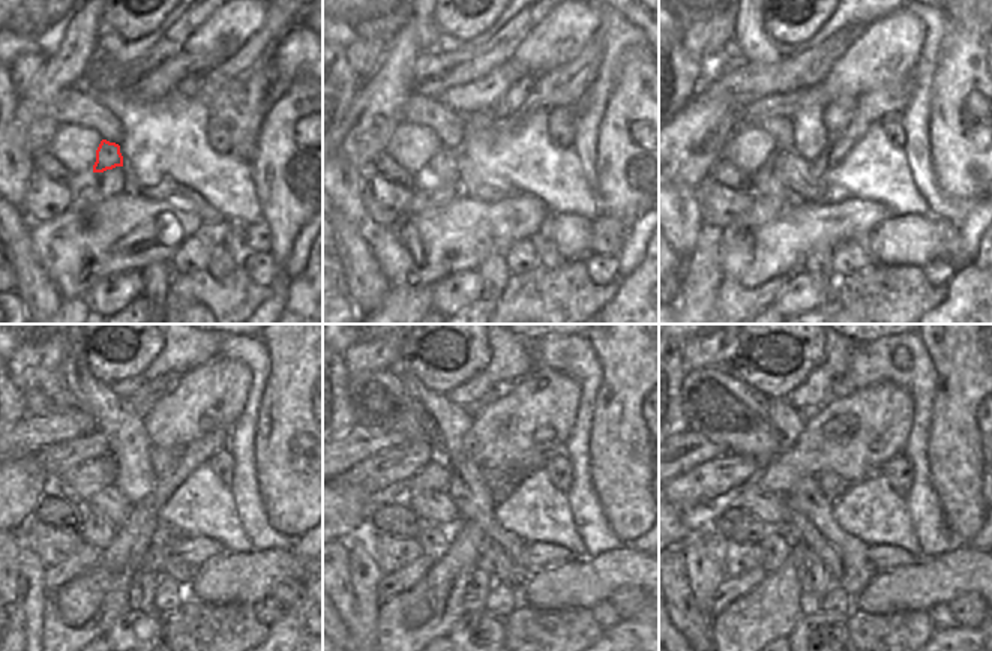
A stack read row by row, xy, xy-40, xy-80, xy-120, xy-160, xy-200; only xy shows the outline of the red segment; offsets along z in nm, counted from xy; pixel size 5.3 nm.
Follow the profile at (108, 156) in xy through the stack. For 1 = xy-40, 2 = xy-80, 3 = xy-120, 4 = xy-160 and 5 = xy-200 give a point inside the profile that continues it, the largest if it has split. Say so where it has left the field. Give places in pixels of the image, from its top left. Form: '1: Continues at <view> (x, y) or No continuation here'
1: Continues at xy-40 (444, 167)
2: Continues at xy-80 (766, 183)
3: Continues at xy-120 (95, 531)
4: Continues at xy-160 (434, 539)
5: Continues at xy-200 (775, 546).

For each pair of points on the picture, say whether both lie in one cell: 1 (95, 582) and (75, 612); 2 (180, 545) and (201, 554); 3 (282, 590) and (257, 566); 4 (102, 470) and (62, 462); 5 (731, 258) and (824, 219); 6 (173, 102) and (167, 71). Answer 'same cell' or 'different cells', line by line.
1: same cell
2: same cell
3: different cells
4: different cells
5: same cell
6: different cells

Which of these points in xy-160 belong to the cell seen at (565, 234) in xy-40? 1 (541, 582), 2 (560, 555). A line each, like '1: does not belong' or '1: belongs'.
1: belongs
2: does not belong

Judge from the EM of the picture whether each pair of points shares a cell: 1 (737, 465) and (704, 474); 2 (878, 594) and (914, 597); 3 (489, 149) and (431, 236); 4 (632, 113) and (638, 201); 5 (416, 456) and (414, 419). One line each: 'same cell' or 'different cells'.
1: same cell
2: same cell
3: different cells
4: same cell
5: different cells

